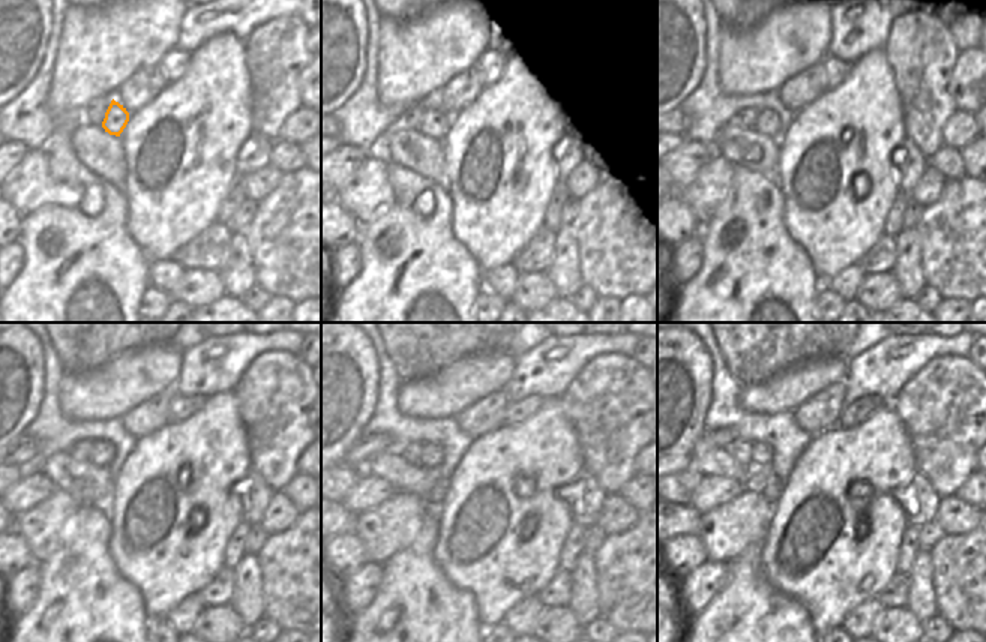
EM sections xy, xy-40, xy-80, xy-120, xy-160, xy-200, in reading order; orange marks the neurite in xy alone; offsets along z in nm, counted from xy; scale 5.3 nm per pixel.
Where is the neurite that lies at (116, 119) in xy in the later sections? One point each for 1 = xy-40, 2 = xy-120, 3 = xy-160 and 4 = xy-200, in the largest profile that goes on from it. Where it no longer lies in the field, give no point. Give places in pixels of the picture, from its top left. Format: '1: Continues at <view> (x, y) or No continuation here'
1: Continues at xy-40 (434, 123)
2: Continues at xy-120 (102, 453)
3: Continues at xy-160 (432, 456)
4: Continues at xy-200 (763, 453)

